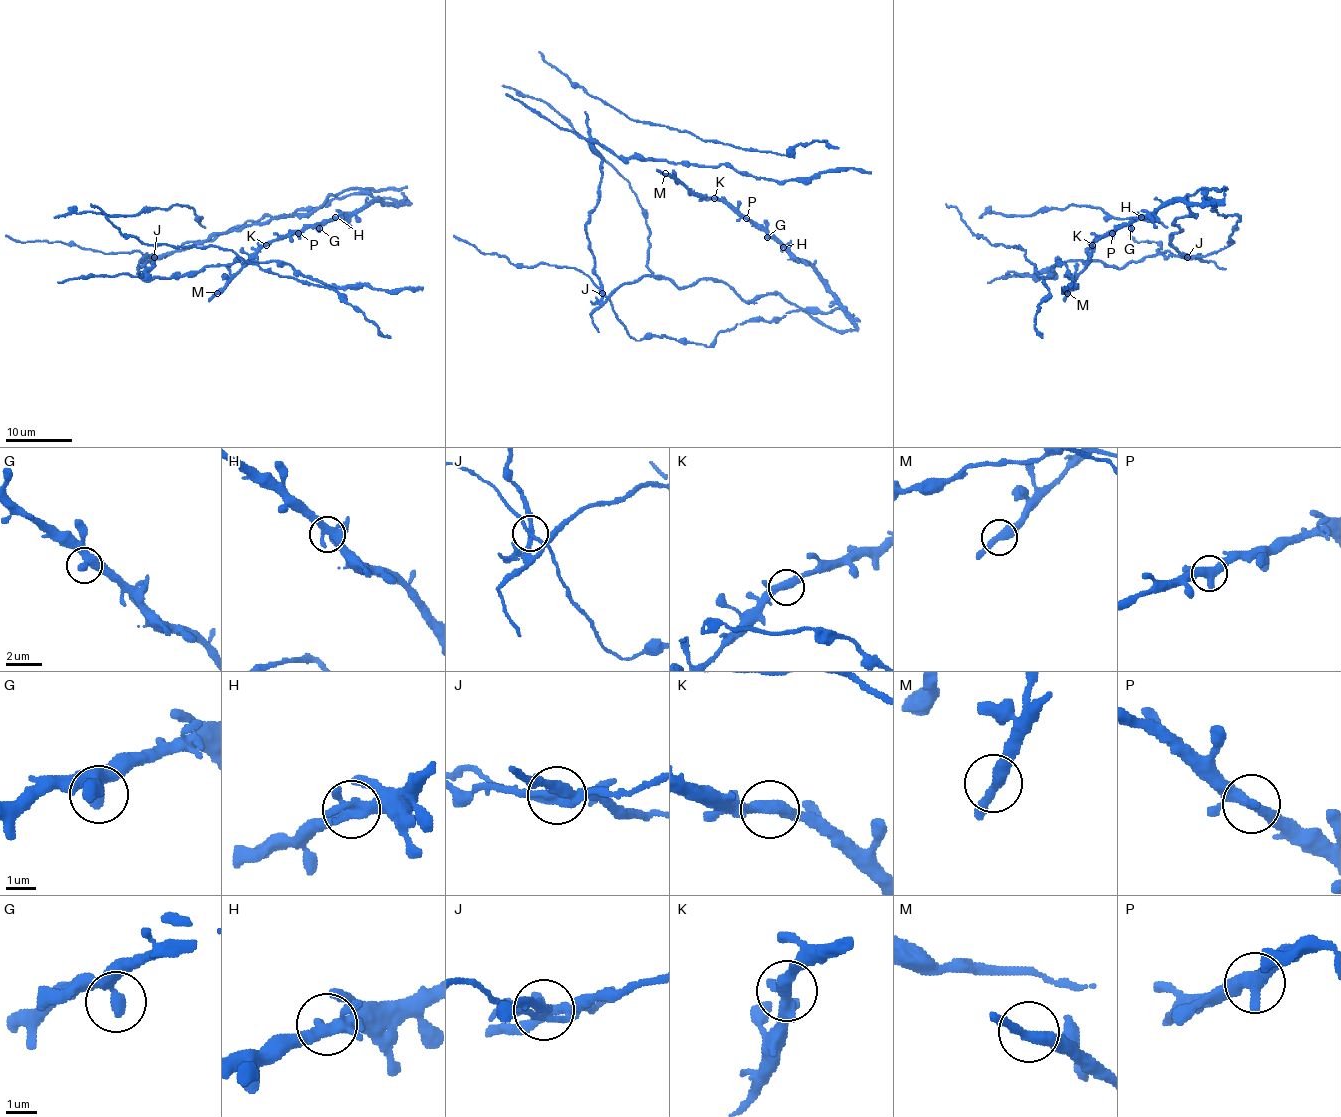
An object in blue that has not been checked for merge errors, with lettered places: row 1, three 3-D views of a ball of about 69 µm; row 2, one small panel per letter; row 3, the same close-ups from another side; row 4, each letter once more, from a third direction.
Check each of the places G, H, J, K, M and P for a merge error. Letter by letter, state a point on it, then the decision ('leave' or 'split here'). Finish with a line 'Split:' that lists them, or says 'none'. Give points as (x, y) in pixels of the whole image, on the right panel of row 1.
G: at (1131, 228); leave
H: at (1141, 217); leave
J: at (1187, 257); split here
K: at (1092, 245); leave
M: at (1067, 293); leave
P: at (1112, 233); leave
Split: J

